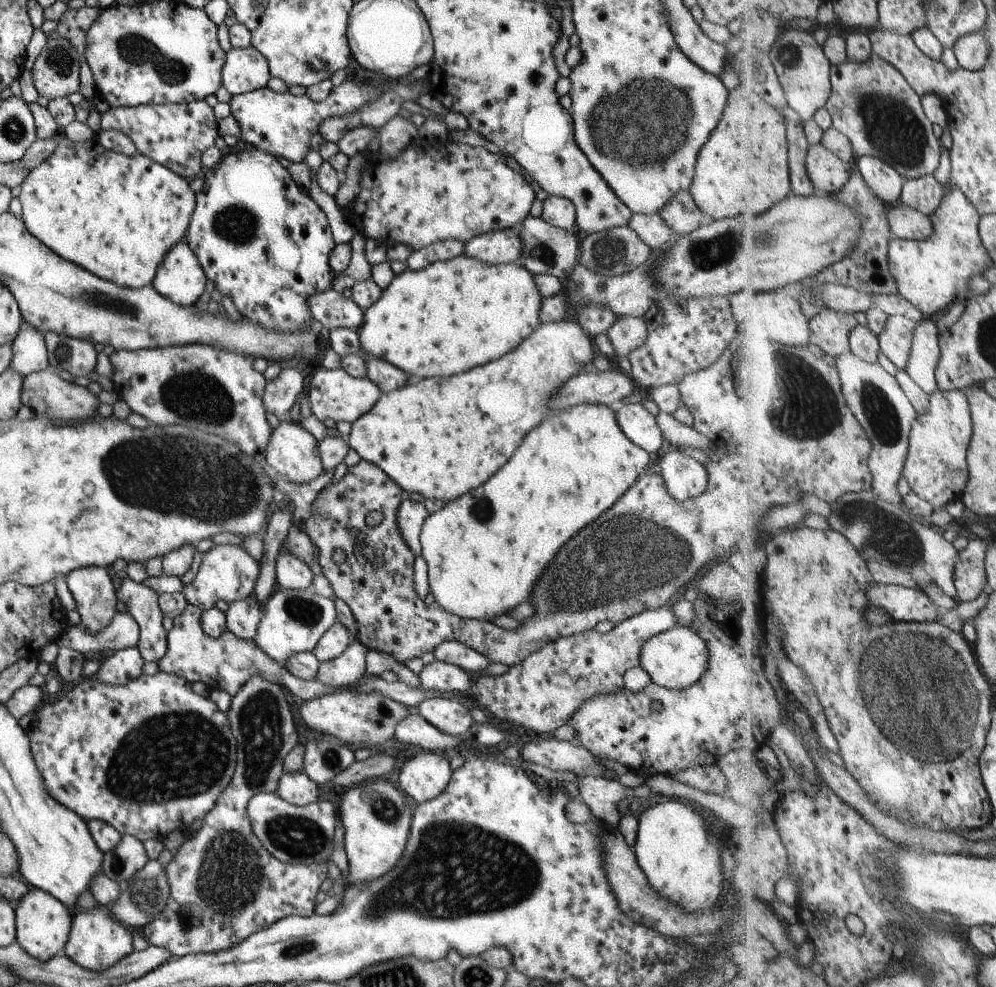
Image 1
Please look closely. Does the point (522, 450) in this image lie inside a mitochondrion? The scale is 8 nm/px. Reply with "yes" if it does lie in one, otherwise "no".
no

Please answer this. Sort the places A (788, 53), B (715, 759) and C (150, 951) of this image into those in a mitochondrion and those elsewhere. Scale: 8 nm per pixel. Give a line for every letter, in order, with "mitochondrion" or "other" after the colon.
A: mitochondrion
B: other
C: other

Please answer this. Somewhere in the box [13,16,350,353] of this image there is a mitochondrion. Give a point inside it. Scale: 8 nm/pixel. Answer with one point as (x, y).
(136, 50)

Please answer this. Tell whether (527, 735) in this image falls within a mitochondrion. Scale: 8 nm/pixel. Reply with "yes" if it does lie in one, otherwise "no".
no

